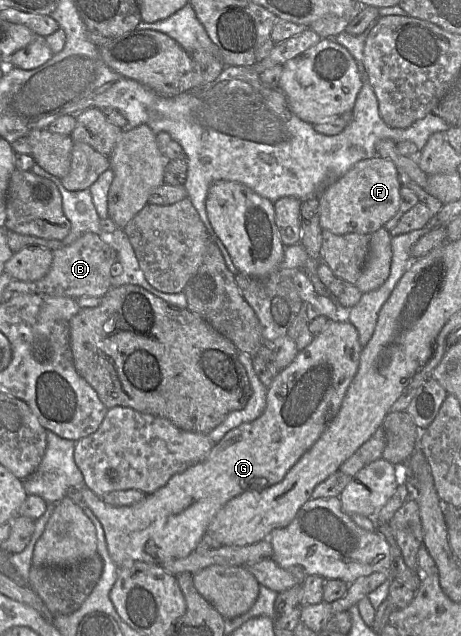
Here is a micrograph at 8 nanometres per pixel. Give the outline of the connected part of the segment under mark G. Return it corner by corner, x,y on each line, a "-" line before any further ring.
329,321
326,327
313,337
311,343
298,351
294,360
273,377
267,389
263,413
255,420
229,430
214,444
203,460
172,476
163,487
147,494
135,504
119,507
106,504
86,486
80,487
82,504
89,507
101,523
109,555
118,568
136,561
161,566
166,562
187,557
195,552
198,543
206,534
210,521
230,499
246,490
261,490
280,482
338,414
358,371
362,349
358,331
353,324
349,321

